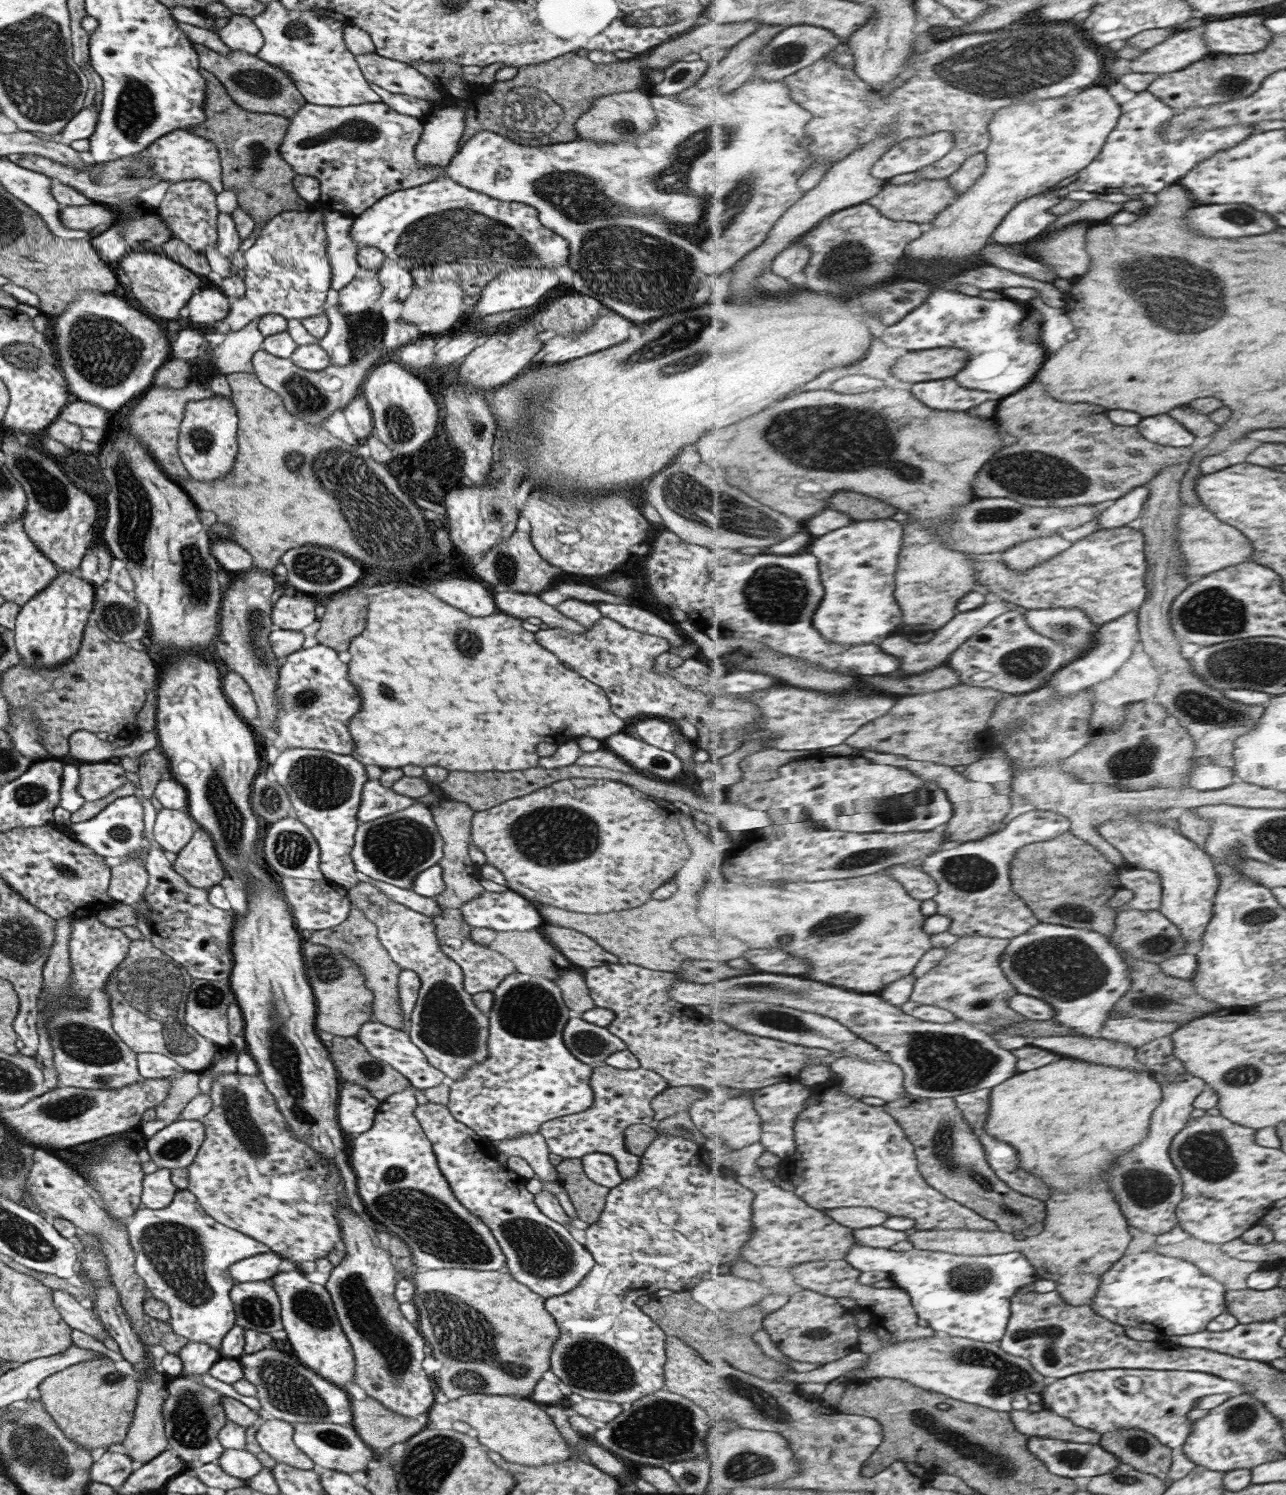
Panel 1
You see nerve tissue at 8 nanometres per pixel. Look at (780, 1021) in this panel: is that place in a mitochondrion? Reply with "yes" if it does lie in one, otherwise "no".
yes

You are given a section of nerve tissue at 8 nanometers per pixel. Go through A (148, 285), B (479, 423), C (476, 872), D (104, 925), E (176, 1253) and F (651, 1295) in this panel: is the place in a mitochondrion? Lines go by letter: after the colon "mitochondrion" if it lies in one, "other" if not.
A: other
B: mitochondrion
C: other
D: other
E: mitochondrion
F: other

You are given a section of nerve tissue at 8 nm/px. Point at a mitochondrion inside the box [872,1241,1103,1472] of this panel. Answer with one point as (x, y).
(1008, 1378)

